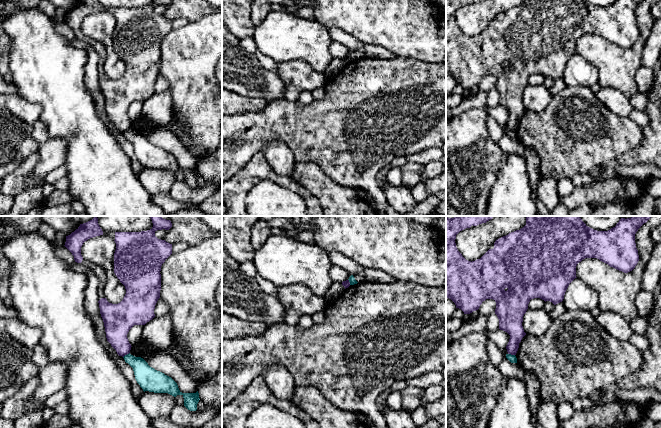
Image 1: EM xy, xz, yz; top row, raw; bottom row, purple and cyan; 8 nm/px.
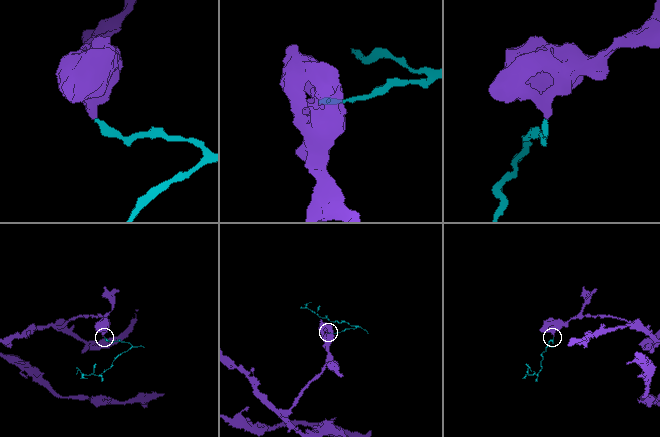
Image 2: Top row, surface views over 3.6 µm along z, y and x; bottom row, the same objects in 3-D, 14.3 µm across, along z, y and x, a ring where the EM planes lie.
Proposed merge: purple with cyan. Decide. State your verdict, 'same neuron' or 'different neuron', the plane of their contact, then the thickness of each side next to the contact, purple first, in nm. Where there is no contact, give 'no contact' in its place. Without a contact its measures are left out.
different neuron; contact in xy; calibres 200 and 180 nm

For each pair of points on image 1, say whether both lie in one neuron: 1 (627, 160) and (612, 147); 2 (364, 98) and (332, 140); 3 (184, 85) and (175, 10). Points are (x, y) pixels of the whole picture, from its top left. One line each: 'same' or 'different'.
1: different
2: same
3: different

